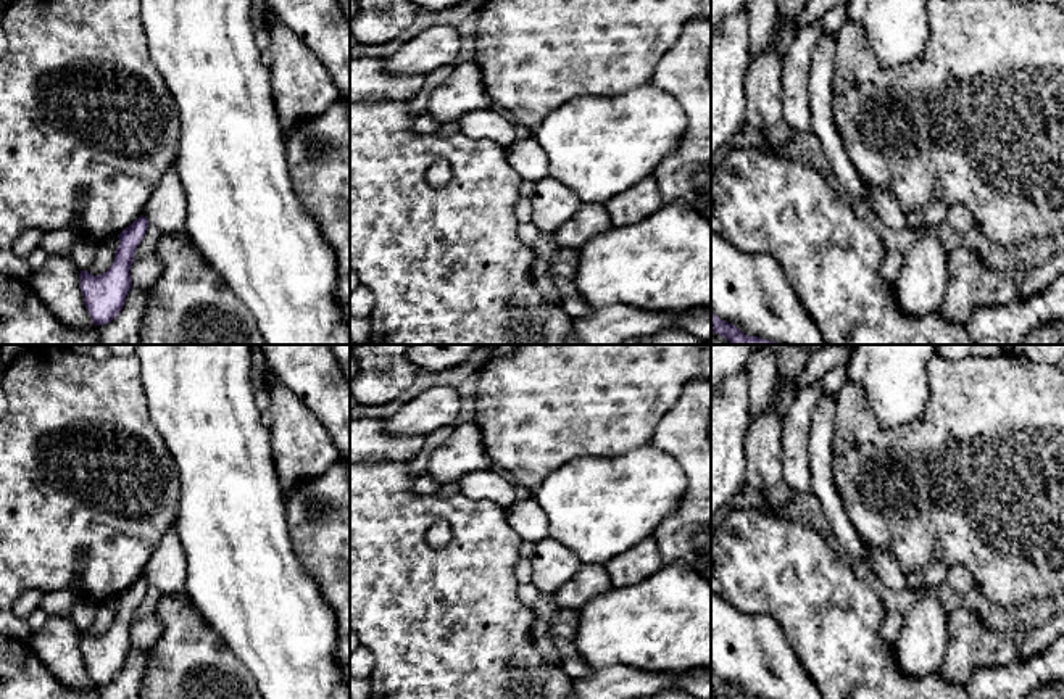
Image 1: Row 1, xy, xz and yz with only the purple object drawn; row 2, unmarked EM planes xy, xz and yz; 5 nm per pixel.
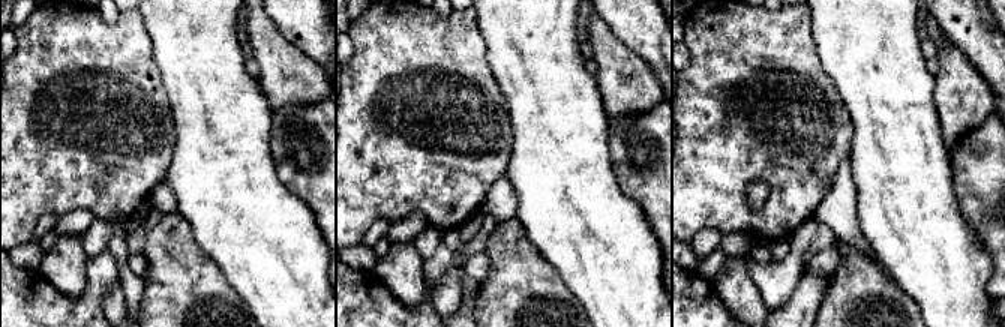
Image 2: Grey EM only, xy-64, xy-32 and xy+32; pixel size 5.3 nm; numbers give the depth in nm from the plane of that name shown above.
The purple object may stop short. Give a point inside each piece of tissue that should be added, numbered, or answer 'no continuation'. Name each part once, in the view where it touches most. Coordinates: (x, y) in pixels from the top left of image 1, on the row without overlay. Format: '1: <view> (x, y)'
no continuation

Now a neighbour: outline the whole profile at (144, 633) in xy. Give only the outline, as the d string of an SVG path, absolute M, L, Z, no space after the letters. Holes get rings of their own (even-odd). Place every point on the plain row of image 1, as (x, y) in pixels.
M152 615L142 620L134 620L129 630L131 644L140 649L150 649L163 635L163 625Z

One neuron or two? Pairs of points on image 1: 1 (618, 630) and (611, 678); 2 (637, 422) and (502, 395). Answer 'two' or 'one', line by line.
1: two
2: one

